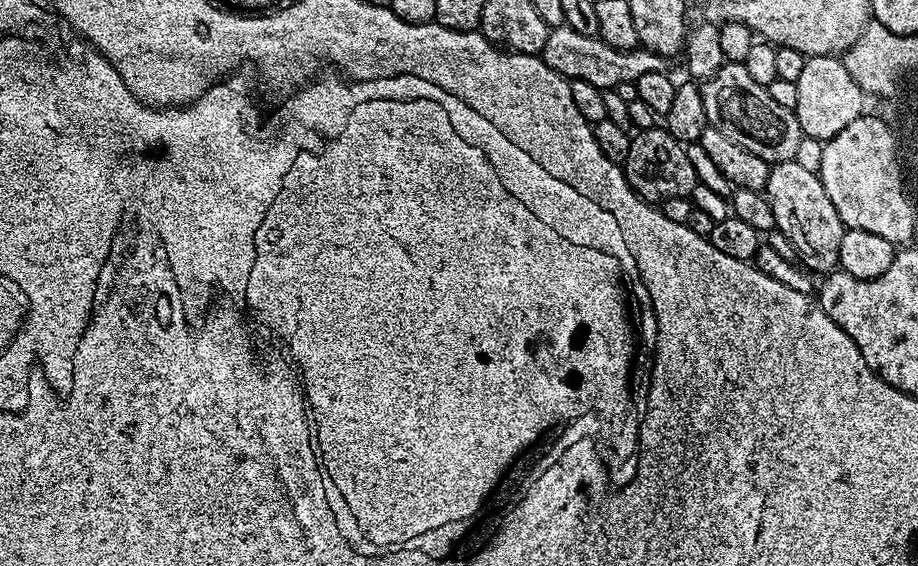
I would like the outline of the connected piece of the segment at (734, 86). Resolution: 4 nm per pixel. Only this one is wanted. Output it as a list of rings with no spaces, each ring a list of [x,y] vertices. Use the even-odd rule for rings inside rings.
[[[726,62],[717,75],[703,83],[701,92],[711,125],[734,135],[740,144],[769,164],[795,159],[806,138],[795,111],[781,106],[765,85],[752,78],[743,63]]]

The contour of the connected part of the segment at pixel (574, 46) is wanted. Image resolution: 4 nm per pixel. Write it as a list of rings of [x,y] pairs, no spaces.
[[[567,26],[553,27],[546,38],[546,46],[542,53],[542,59],[546,66],[553,68],[560,76],[569,81],[582,80],[590,82],[592,86],[598,86],[602,90],[616,90],[619,84],[635,85],[642,74],[651,72],[663,72],[666,68],[665,57],[657,52],[649,51],[641,46],[633,48],[631,52],[620,52],[614,46],[610,46],[599,36],[587,36],[578,34],[578,30]]]

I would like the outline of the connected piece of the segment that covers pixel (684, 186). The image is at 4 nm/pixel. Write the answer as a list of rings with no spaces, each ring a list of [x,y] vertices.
[[[664,126],[637,131],[632,136],[630,154],[626,154],[622,167],[628,185],[640,195],[640,199],[649,202],[663,202],[666,198],[679,196],[691,197],[698,183],[687,147],[673,138]]]

